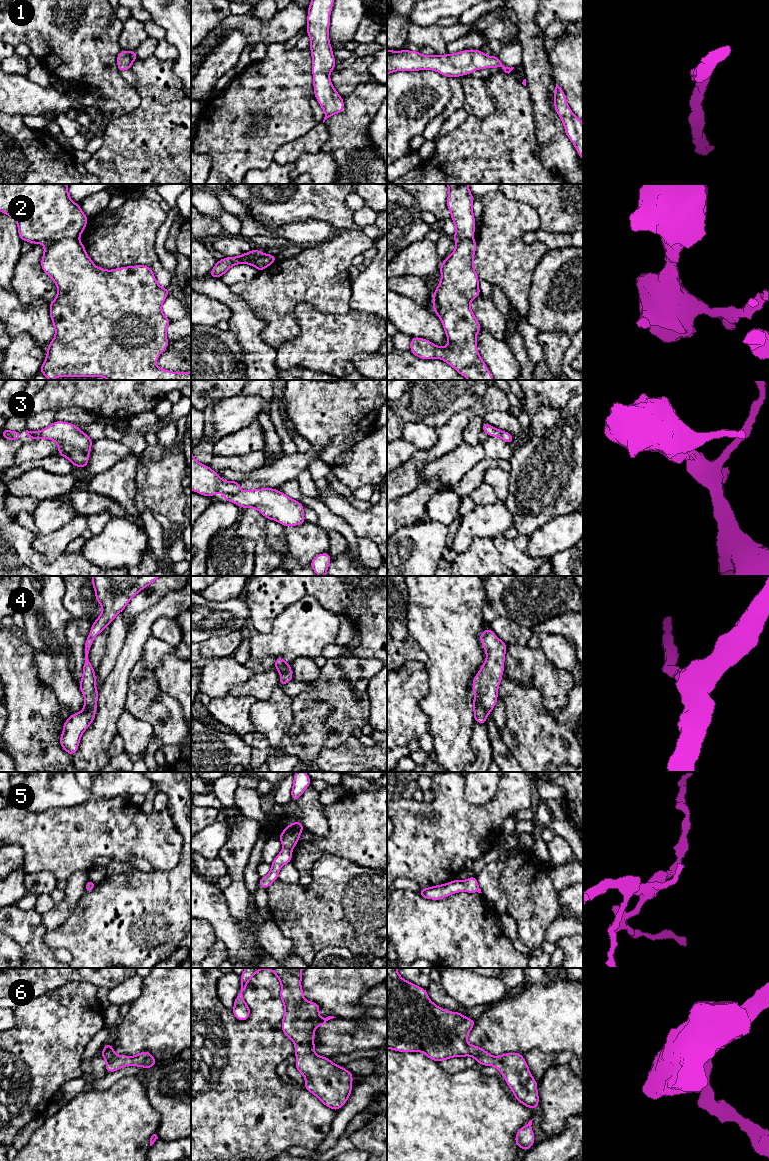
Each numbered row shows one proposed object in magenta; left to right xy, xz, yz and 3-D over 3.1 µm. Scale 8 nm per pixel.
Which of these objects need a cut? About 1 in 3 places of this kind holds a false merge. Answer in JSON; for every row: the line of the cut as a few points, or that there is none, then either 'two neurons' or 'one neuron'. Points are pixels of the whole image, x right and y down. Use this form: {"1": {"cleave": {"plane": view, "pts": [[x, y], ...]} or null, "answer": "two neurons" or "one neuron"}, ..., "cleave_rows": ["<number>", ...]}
{"1": {"cleave": null, "answer": "one neuron"}, "2": {"cleave": {"plane": "xy", "pts": [[77, 237], [61, 238], [45, 244]]}, "answer": "two neurons"}, "3": {"cleave": null, "answer": "one neuron"}, "4": {"cleave": null, "answer": "one neuron"}, "5": {"cleave": null, "answer": "one neuron"}, "6": {"cleave": null, "answer": "one neuron"}, "cleave_rows": ["2"]}

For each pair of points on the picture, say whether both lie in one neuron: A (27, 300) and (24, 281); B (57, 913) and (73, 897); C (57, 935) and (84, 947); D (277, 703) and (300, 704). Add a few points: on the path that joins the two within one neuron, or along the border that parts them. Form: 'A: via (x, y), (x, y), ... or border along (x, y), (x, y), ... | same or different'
A: via (27, 295), (27, 286) | same
B: via (61, 909), (69, 901) | same
C: via (64, 936), (73, 936), (77, 940) | same
D: border along (292, 699), (293, 724), (291, 728) | different

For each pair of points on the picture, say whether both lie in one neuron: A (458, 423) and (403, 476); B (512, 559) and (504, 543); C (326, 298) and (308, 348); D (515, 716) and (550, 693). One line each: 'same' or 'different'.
A: same
B: same
C: different
D: different

